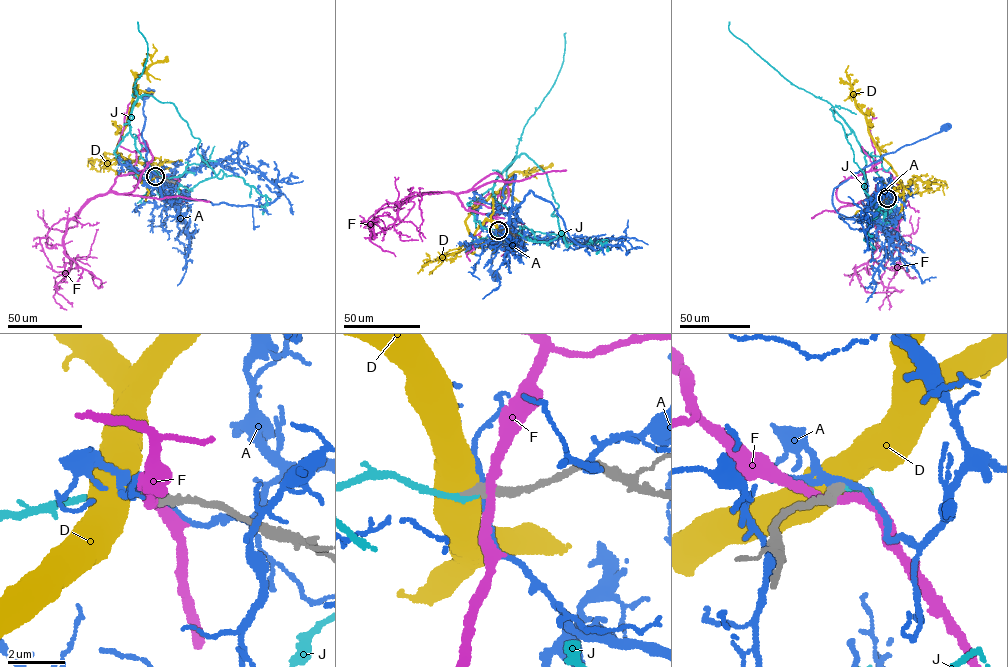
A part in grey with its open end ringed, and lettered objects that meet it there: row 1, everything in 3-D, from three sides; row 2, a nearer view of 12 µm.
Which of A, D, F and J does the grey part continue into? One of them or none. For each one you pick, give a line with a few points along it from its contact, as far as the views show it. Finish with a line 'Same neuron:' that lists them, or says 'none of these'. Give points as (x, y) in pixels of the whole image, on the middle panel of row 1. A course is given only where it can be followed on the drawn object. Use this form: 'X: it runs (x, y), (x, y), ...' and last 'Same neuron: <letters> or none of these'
J: it runs (498, 230), (475, 221), (467, 203), (524, 153), (547, 176), (565, 243), (605, 239), (596, 254)
Same neuron: J

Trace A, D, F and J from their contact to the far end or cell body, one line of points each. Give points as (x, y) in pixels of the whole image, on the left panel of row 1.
A: (155, 176), (167, 175), (175, 182), (164, 202), (157, 177), (147, 162), (141, 135), (144, 100), (149, 92)
D: (155, 176), (142, 183), (116, 147), (131, 105), (135, 78), (152, 63), (150, 58), (156, 50), (152, 44)
F: (156, 176), (143, 171), (119, 175), (110, 191), (130, 193), (152, 158), (149, 151), (119, 145), (136, 88)
J: (155, 176), (139, 178), (114, 152), (144, 94), (174, 104), (215, 175), (241, 177), (264, 196), (262, 214)

